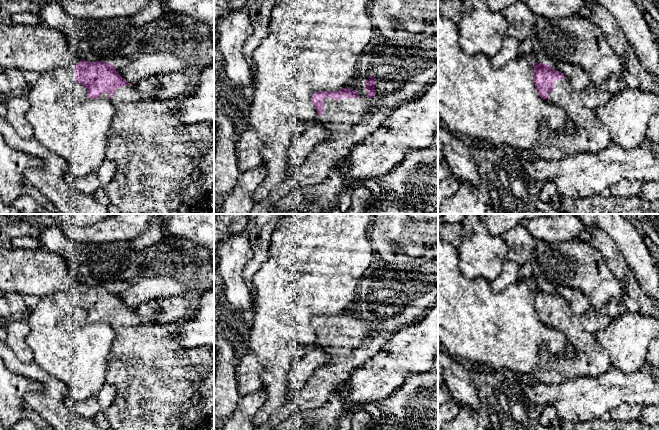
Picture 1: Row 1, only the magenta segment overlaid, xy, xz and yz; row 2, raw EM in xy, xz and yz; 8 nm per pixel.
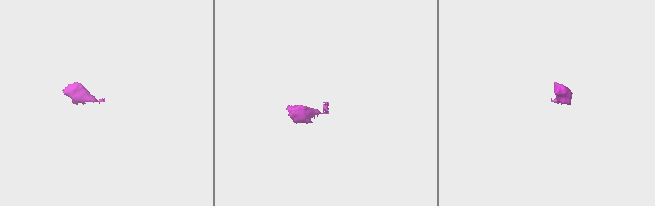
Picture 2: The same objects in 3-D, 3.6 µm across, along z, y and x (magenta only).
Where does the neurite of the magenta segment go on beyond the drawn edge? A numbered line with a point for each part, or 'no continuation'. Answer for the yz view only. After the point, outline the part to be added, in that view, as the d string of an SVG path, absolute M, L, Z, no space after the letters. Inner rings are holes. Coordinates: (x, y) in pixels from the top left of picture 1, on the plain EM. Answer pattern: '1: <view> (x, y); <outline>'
1: yz (590, 359); M557 303L553 315L548 320L549 322L544 325L562 332L568 339L575 354L568 357L565 352L553 355L547 350L543 350L539 354L539 368L535 373L538 382L560 384L576 377L598 377L612 368L608 352L600 346L594 334L587 332L583 328L580 317L571 311L567 303Z

